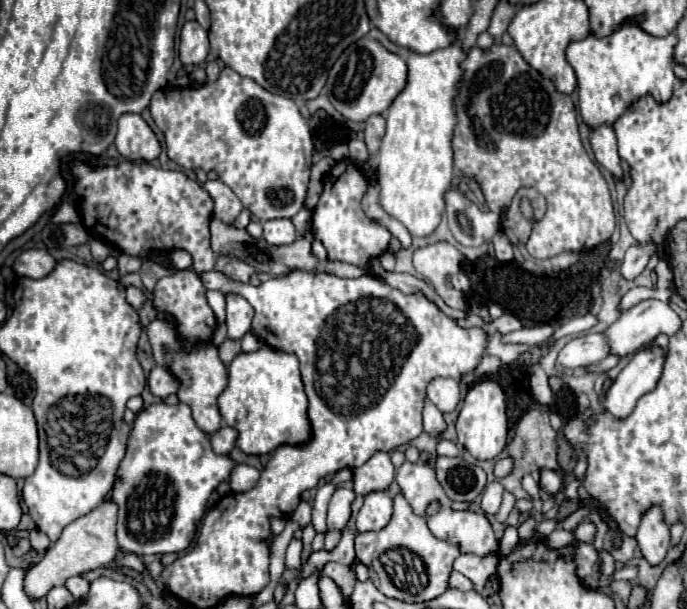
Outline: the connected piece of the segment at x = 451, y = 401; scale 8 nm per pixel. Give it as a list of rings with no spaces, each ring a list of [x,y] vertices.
[[[433,378],[427,386],[427,398],[441,412],[451,412],[459,402],[459,382],[453,378]]]

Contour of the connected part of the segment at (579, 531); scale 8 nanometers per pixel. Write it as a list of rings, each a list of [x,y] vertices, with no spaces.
[[[583,522],[583,524],[579,524],[575,528],[573,534],[575,534],[575,538],[579,538],[583,542],[591,542],[593,540],[593,534],[595,534],[595,526],[591,522]]]

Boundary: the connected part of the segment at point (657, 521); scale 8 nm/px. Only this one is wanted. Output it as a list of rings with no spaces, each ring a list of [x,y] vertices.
[[[657,506],[643,516],[635,540],[643,558],[651,566],[659,566],[665,560],[669,550],[669,526],[665,524],[663,512]]]

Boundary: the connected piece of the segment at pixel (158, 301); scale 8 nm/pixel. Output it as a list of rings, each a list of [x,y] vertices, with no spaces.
[[[175,272],[171,276],[157,280],[151,302],[157,312],[173,316],[173,322],[177,326],[177,334],[181,334],[181,338],[185,338],[185,342],[191,342],[191,344],[211,342],[211,336],[217,328],[217,320],[215,320],[211,306],[207,304],[205,288],[195,272]]]

